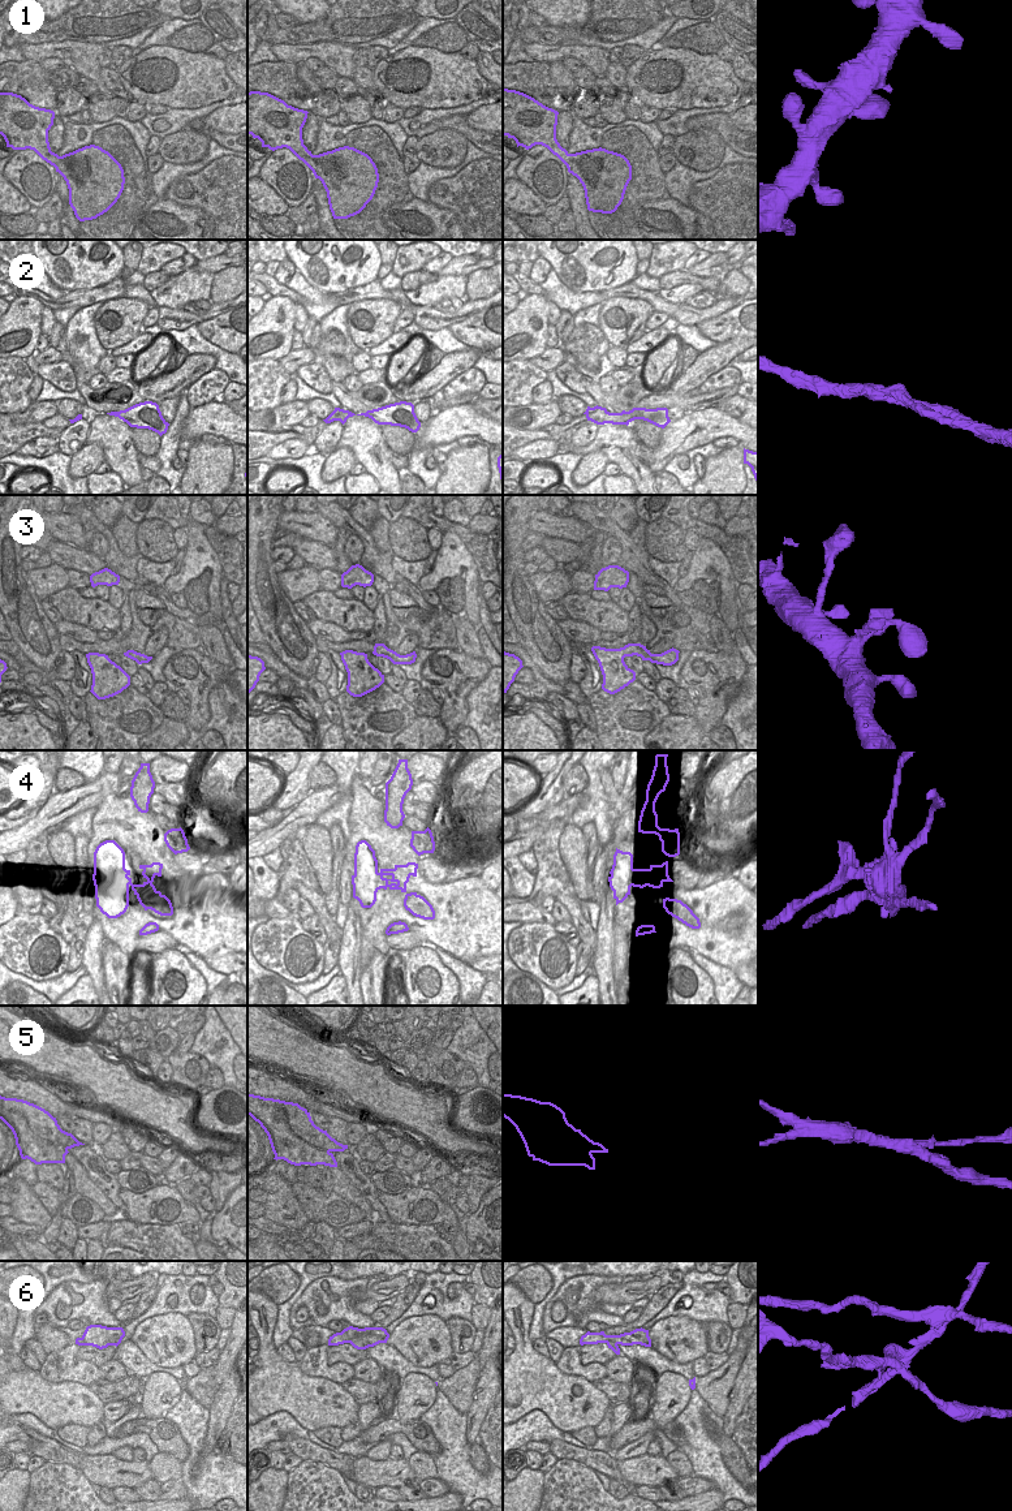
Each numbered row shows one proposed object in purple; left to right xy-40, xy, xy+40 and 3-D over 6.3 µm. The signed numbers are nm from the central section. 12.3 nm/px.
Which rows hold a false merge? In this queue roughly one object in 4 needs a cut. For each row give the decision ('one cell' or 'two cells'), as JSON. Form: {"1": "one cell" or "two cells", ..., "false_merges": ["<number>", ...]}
{"1": "one cell", "2": "two cells", "3": "one cell", "4": "two cells", "5": "two cells", "6": "two cells", "false_merges": ["2", "4", "5", "6"]}

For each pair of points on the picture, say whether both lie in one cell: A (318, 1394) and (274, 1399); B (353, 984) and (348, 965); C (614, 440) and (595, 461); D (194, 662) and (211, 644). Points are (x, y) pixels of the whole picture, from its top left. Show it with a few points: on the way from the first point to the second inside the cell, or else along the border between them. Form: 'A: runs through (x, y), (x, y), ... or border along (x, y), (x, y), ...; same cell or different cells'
A: runs through (308, 1394), (284, 1394); same cell
B: runs through (352, 980), (351, 969); same cell
C: border along (582, 456), (590, 452), (602, 452), (608, 461); different cells
D: border along (205, 651), (214, 661), (231, 668); different cells

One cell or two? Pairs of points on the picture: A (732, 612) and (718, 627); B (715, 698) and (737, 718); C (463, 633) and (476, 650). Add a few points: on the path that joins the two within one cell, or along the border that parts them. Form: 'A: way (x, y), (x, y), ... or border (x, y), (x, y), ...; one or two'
A: border (718, 614), (731, 632); two
B: border (741, 681), (741, 689), (728, 702), (719, 723); two
C: way (465, 637), (472, 646); one

